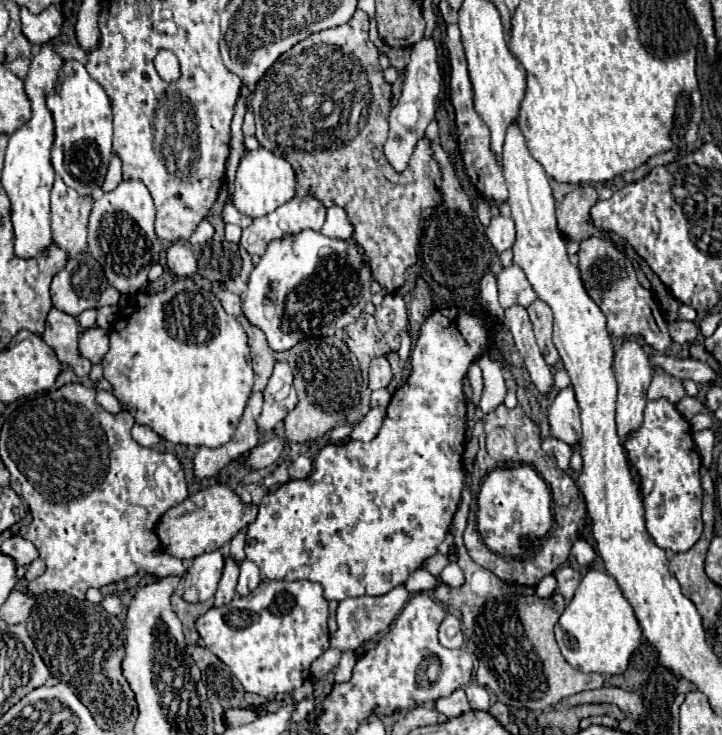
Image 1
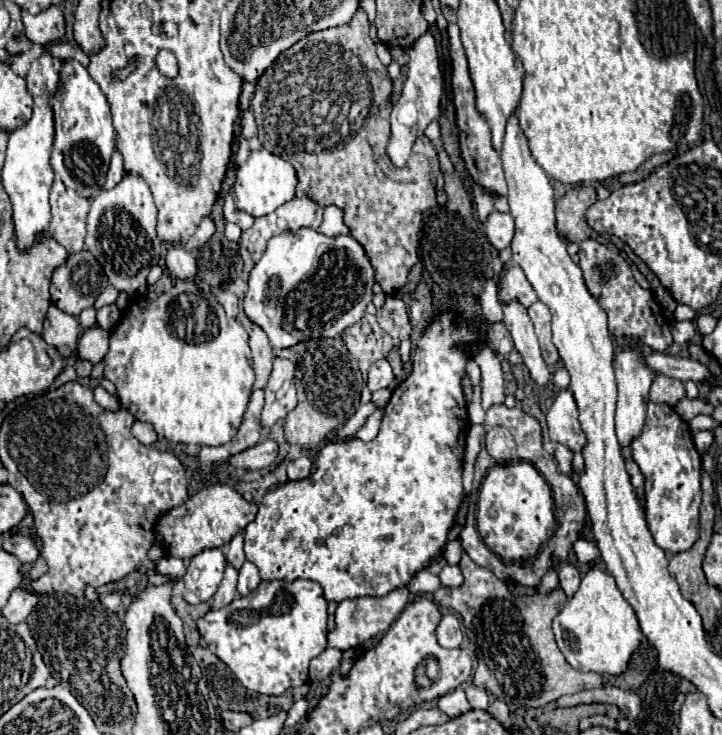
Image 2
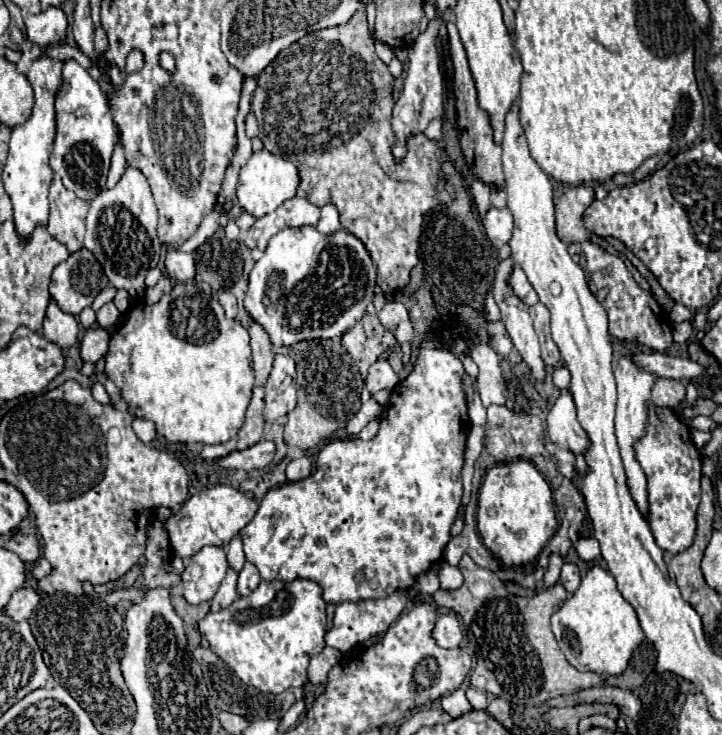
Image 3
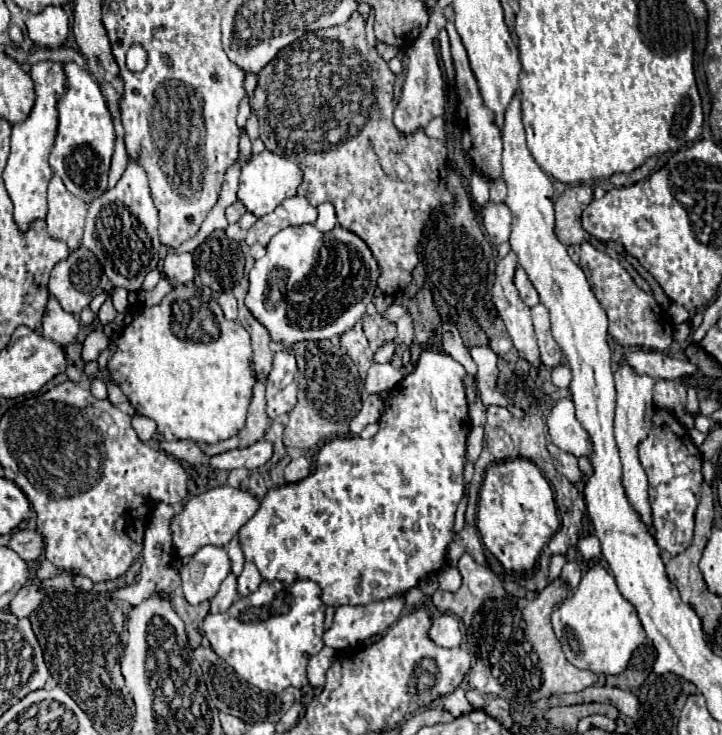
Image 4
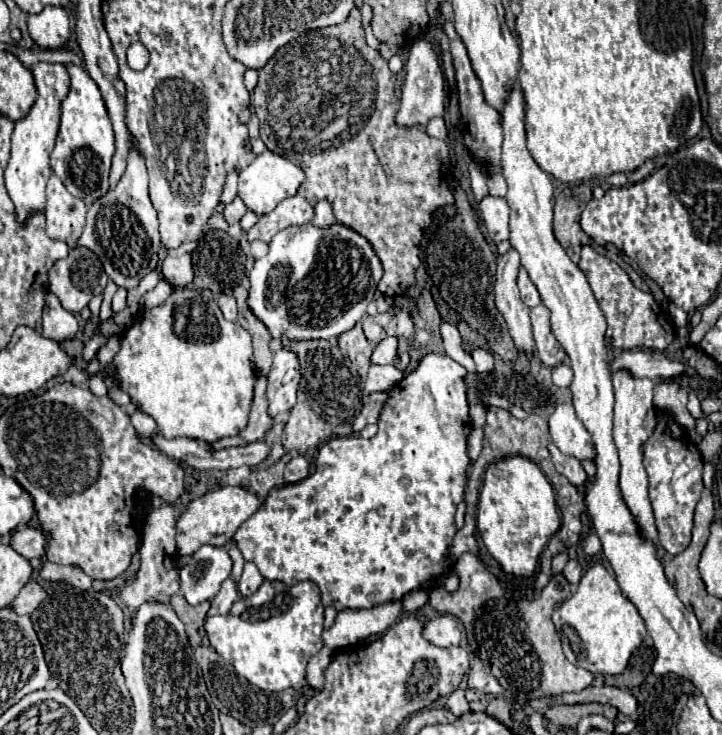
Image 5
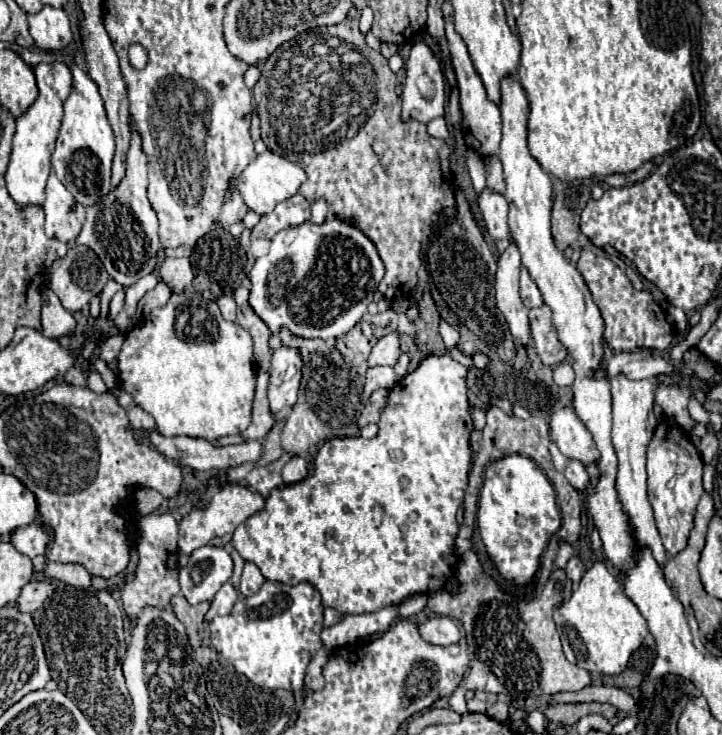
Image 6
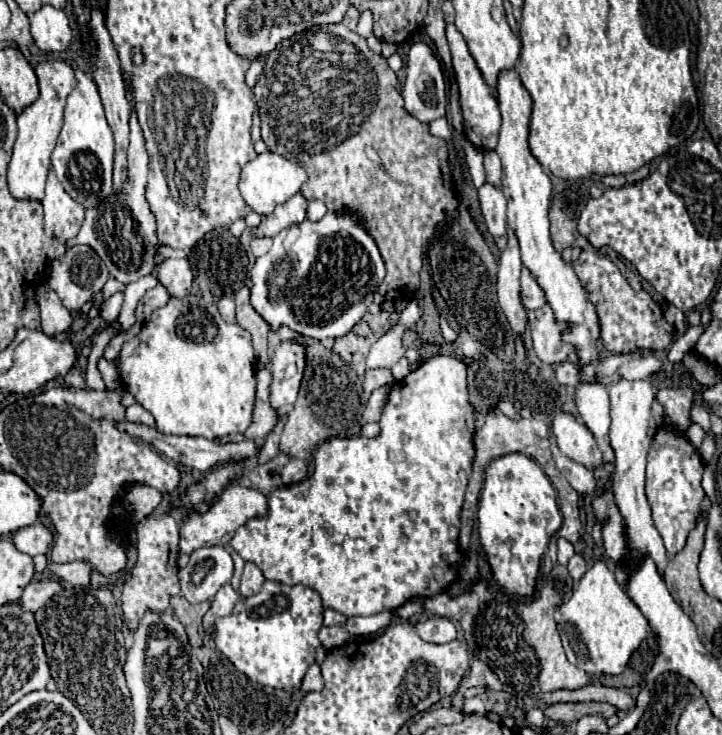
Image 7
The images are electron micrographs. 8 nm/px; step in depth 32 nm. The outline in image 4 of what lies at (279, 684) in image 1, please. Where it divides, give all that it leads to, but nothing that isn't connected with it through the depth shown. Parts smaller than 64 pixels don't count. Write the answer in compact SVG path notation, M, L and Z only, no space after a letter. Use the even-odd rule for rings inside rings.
M264 580L256 592L252 592L250 596L236 600L226 612L220 614L208 614L202 620L202 632L208 638L212 650L234 668L234 672L246 680L248 684L260 688L260 690L268 690L268 692L282 692L288 686L294 688L302 688L308 684L306 680L306 664L310 660L310 656L318 654L324 648L324 602L320 598L322 590L316 582L310 580L298 580L294 584L284 584L280 580L268 582Z

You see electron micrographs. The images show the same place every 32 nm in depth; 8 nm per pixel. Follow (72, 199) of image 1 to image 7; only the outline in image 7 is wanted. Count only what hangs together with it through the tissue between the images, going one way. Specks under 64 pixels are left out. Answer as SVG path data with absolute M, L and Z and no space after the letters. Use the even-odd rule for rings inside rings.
M48 174L46 196L42 200L44 206L44 232L60 242L74 238L84 222L84 208L62 188L56 180L56 174Z

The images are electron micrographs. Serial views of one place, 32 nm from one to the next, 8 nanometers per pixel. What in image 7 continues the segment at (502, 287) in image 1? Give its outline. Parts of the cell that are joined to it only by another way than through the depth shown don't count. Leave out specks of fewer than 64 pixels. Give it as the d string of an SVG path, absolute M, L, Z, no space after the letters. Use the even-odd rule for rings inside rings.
M522 268L522 278L520 278L520 298L522 298L522 304L524 304L528 310L536 310L536 308L542 308L542 306L546 304L544 292L542 292L540 286L536 284L536 280L530 276L528 268Z

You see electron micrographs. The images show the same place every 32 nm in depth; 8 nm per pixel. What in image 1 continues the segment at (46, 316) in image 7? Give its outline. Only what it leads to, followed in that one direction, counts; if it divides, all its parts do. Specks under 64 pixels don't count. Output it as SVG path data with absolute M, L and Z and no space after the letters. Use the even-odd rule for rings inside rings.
M56 308L50 310L42 340L56 352L58 360L74 370L76 376L88 376L92 364L78 352L78 322Z

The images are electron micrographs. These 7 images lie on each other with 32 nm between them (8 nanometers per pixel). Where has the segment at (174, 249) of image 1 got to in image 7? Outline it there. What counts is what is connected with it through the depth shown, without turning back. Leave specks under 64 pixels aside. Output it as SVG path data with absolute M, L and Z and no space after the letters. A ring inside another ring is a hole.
M168 258L158 268L158 282L168 288L170 296L184 296L184 292L190 292L192 278L186 258Z

